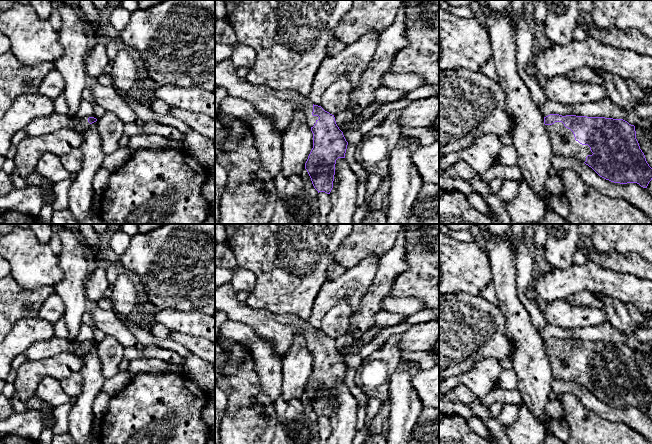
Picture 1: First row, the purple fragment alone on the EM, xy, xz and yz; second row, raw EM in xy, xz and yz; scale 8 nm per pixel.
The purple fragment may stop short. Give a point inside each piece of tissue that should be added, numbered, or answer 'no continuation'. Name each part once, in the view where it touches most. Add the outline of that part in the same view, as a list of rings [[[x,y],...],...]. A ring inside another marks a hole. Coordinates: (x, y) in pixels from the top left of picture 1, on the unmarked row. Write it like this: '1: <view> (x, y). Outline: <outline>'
1: yz (564, 368). Outline: [[[555,346],[552,349],[545,350],[555,379],[575,382],[585,386],[586,381],[593,378],[588,369],[582,369],[575,364],[573,356],[566,352],[562,346]]]

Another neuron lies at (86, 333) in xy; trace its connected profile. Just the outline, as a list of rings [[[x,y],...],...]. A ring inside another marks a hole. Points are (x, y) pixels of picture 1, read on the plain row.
[[[82,324],[80,326],[79,333],[76,338],[77,342],[89,342],[94,341],[94,330],[88,324]]]

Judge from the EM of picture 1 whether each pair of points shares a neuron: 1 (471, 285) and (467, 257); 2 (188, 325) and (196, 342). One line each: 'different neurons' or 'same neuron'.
1: same neuron
2: different neurons

